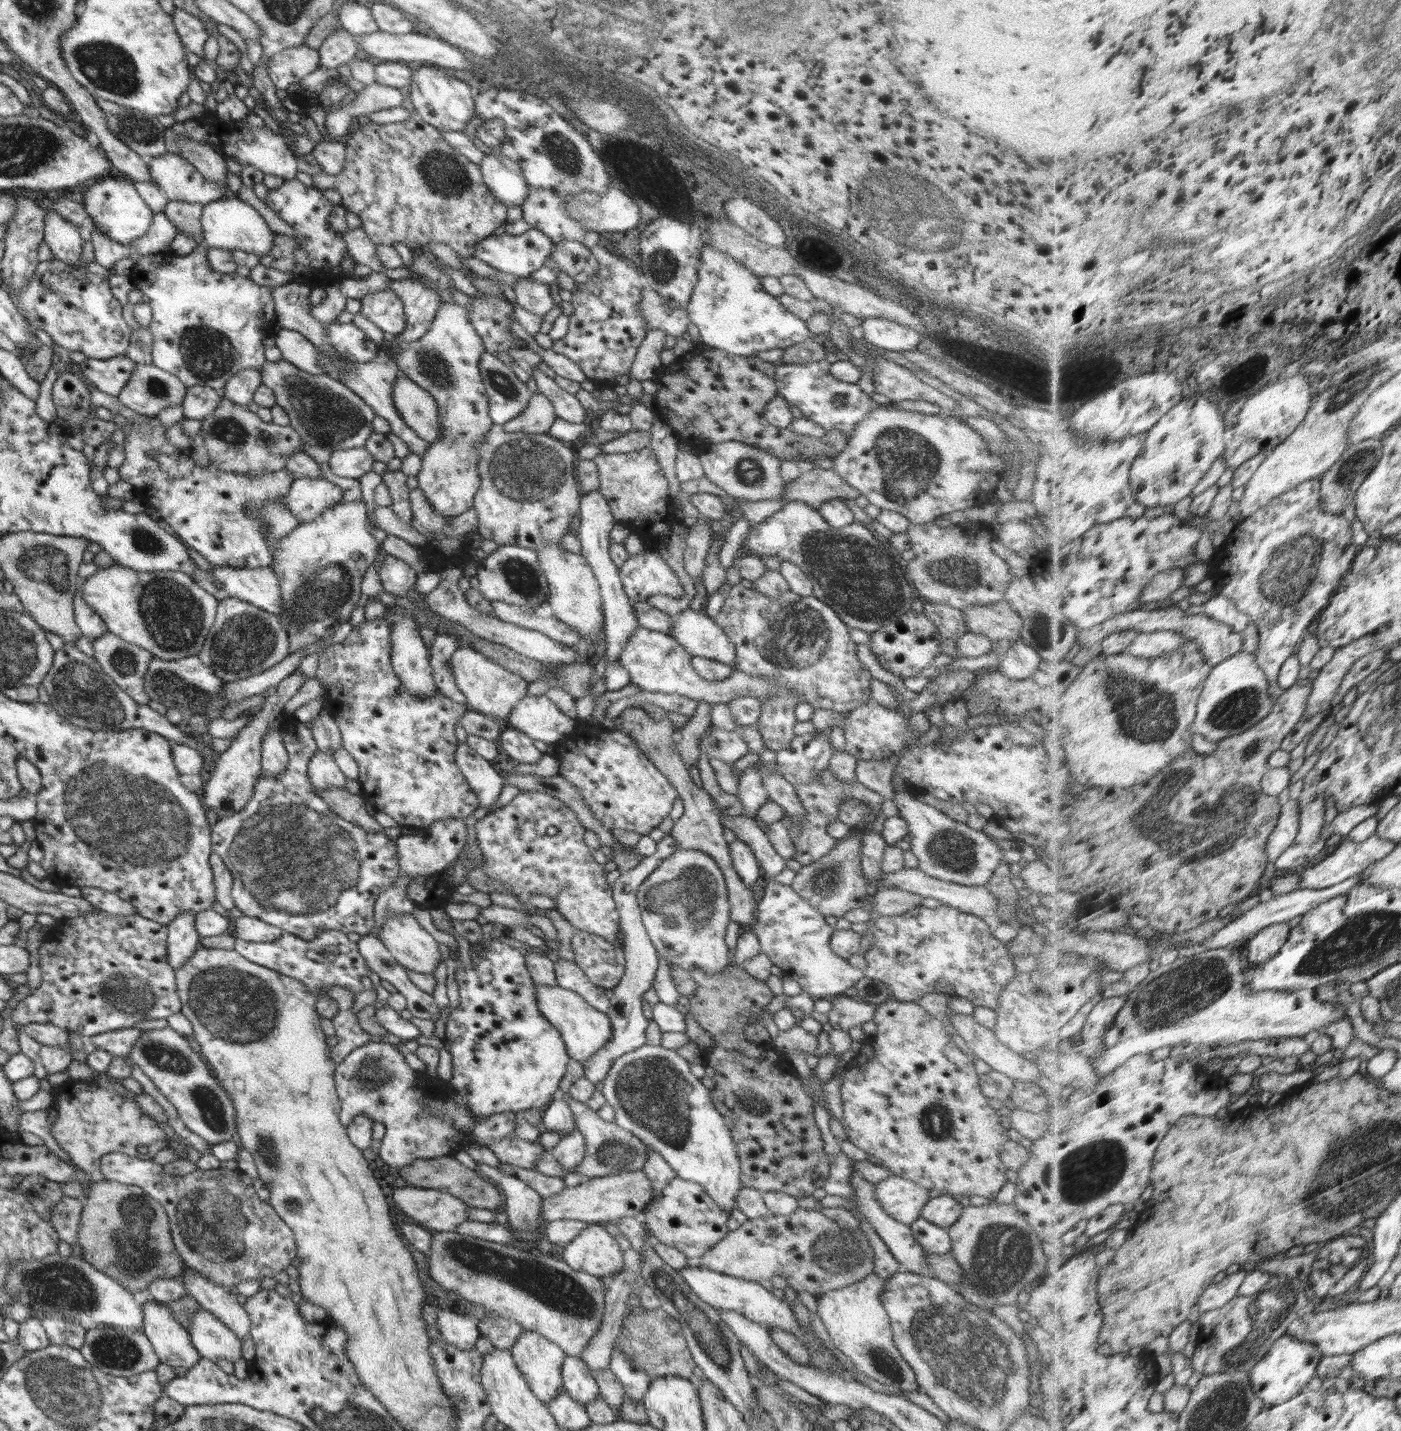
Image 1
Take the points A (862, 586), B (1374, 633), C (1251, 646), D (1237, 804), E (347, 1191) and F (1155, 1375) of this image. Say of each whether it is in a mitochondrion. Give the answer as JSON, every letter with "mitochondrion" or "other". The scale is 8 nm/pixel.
{"A":"mitochondrion","B":"other","C":"other","D":"mitochondrion","E":"other","F":"other"}

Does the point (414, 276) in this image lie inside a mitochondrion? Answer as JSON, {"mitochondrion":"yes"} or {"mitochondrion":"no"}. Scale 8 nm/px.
{"mitochondrion":"no"}

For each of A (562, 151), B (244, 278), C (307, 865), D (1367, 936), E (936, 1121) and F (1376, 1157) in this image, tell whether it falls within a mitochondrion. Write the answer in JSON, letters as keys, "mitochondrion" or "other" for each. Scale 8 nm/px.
{"A":"mitochondrion","B":"other","C":"mitochondrion","D":"mitochondrion","E":"mitochondrion","F":"mitochondrion"}

